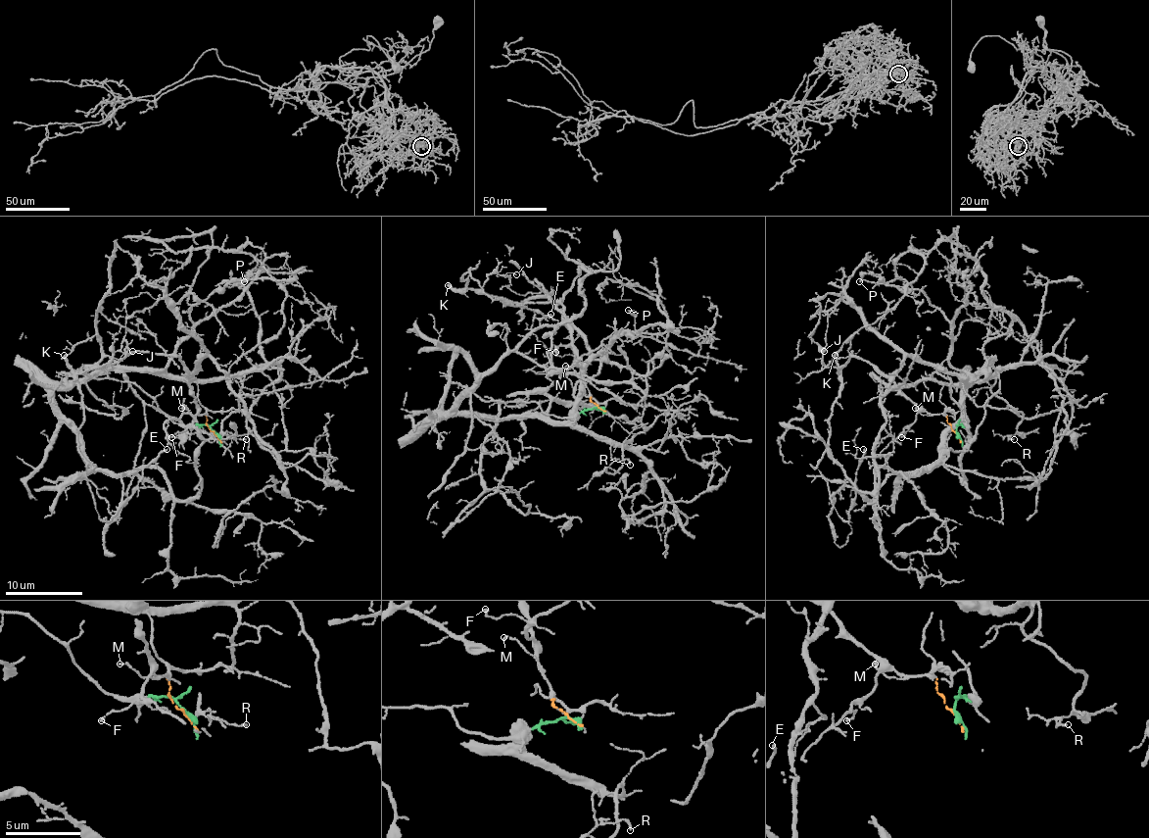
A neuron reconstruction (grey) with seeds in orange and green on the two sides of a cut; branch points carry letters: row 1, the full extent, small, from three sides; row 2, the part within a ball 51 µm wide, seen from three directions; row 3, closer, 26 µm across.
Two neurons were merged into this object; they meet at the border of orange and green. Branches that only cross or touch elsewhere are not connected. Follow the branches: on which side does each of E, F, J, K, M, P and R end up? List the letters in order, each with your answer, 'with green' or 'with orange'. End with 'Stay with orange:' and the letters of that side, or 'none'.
E: with orange
F: with orange
J: with orange
K: with orange
M: with orange
P: with green
R: with green
Stay with orange: E, F, J, K, M

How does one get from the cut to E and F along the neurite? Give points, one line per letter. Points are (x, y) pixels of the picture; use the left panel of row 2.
E: (217, 437), (175, 354), (132, 351), (78, 373), (76, 451), (98, 515), (110, 520), (167, 449)
F: (217, 437), (208, 427), (206, 416), (198, 412), (190, 427), (171, 437)

